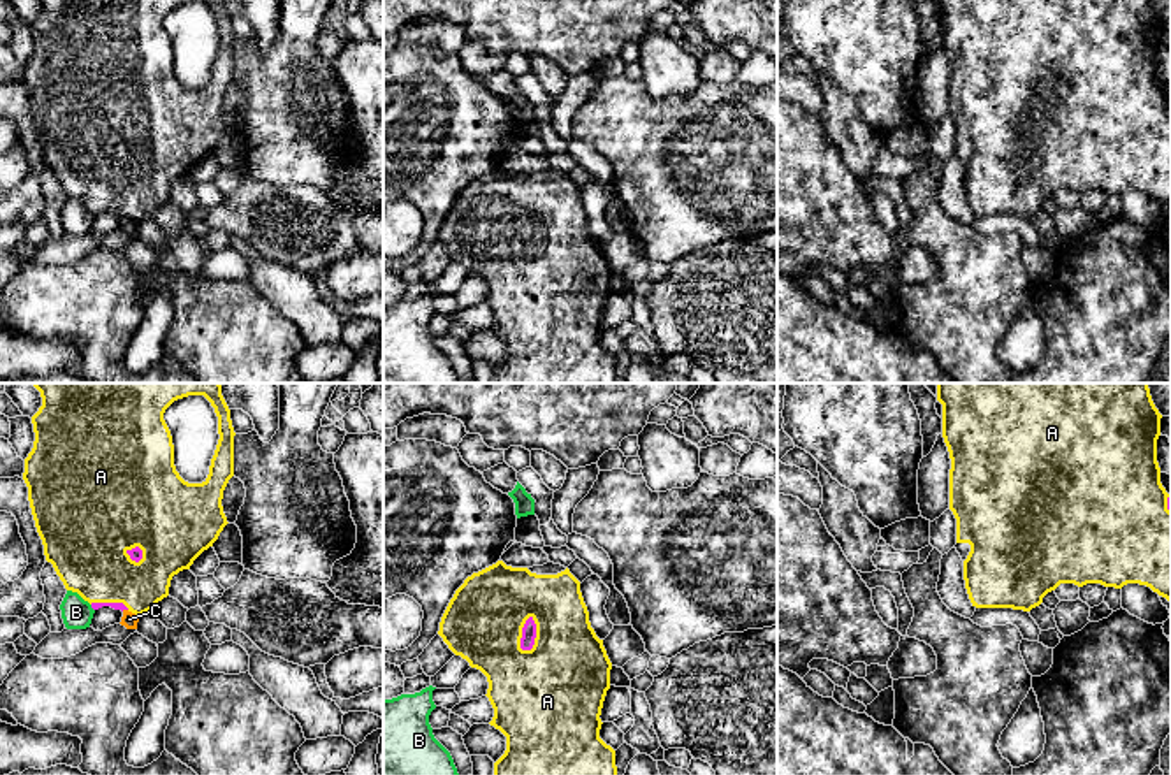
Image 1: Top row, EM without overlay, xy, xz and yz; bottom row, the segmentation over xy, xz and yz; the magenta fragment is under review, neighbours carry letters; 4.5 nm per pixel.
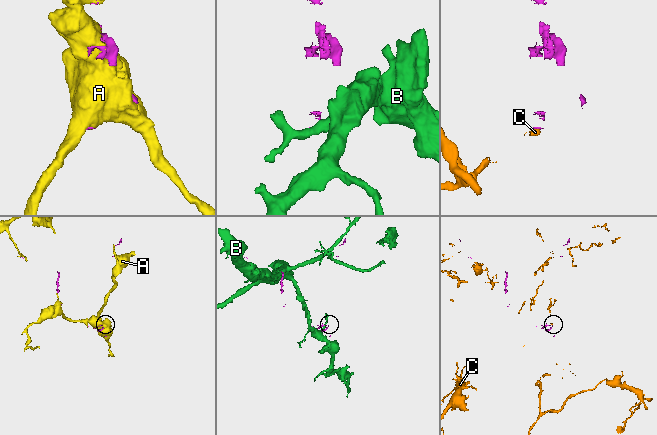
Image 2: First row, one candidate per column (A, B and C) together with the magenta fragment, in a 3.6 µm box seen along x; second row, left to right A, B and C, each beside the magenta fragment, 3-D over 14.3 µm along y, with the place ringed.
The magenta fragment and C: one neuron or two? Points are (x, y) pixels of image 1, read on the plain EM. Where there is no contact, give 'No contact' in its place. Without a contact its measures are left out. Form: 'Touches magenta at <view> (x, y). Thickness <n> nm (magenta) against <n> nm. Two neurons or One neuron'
Touches magenta at xy (123, 215). Thickness 40 nm (magenta) against 70 nm. Two neurons

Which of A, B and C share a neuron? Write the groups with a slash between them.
A / B C

